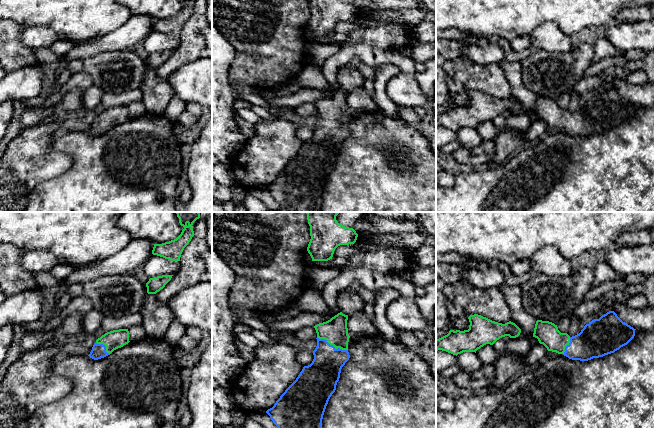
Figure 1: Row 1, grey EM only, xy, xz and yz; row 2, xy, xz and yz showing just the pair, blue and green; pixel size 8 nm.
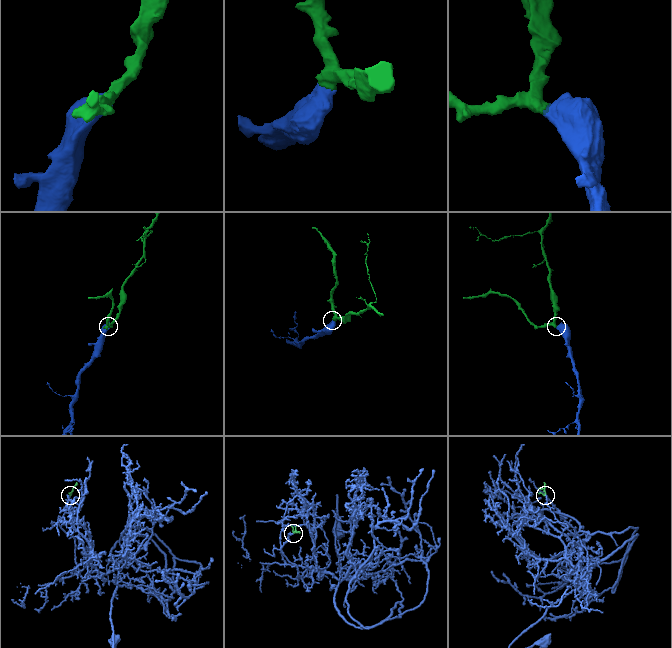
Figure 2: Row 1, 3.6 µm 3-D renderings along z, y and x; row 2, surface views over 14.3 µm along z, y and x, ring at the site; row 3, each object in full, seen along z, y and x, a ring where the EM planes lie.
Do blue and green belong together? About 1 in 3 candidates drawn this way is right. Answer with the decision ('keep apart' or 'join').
join

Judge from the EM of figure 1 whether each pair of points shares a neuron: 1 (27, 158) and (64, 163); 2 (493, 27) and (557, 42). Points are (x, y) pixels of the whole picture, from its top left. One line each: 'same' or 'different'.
1: same
2: different

